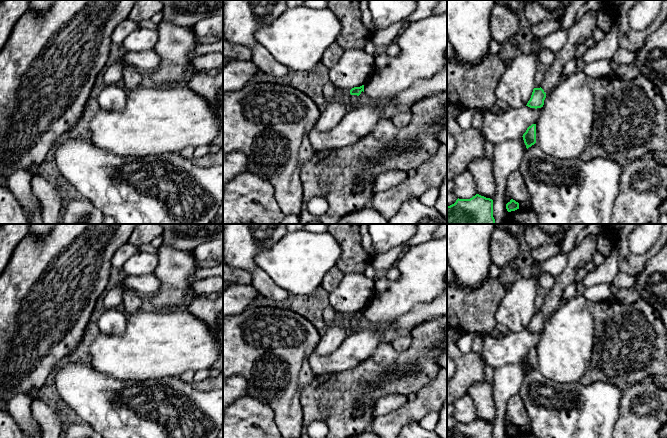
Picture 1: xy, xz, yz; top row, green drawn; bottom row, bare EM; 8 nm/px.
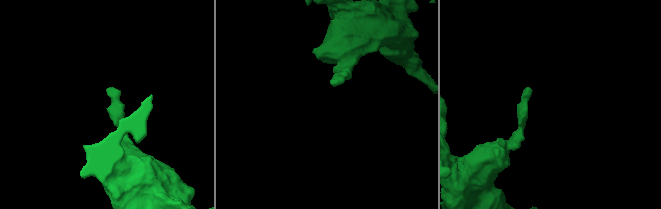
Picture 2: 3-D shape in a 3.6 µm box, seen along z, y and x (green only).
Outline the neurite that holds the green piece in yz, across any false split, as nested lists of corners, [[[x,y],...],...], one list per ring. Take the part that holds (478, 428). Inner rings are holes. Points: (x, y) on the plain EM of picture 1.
[[[476,418],[470,423],[457,423],[456,426],[447,430],[447,438],[493,438],[493,424]]]

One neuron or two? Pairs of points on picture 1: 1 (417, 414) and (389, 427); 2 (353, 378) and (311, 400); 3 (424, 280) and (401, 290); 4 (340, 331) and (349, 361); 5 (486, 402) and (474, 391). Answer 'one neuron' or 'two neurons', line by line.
1: one neuron
2: one neuron
3: one neuron
4: two neurons
5: one neuron

